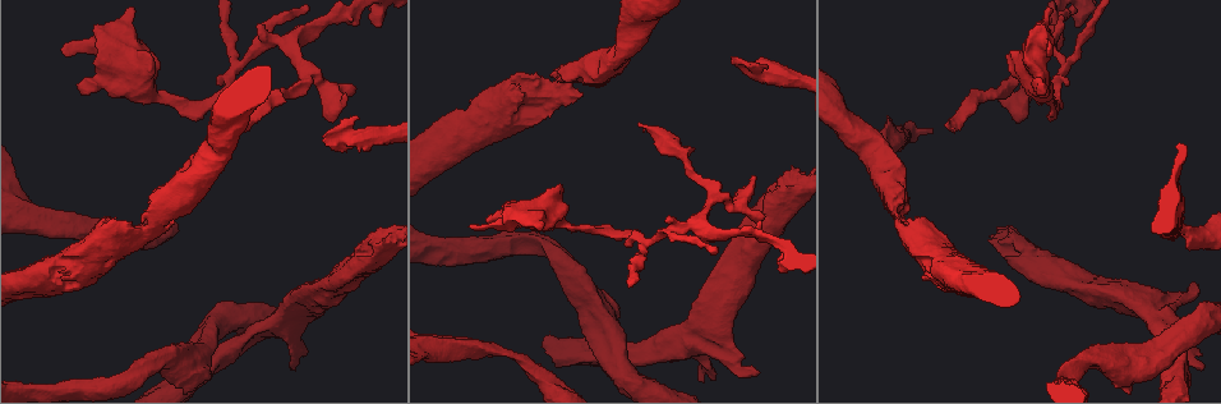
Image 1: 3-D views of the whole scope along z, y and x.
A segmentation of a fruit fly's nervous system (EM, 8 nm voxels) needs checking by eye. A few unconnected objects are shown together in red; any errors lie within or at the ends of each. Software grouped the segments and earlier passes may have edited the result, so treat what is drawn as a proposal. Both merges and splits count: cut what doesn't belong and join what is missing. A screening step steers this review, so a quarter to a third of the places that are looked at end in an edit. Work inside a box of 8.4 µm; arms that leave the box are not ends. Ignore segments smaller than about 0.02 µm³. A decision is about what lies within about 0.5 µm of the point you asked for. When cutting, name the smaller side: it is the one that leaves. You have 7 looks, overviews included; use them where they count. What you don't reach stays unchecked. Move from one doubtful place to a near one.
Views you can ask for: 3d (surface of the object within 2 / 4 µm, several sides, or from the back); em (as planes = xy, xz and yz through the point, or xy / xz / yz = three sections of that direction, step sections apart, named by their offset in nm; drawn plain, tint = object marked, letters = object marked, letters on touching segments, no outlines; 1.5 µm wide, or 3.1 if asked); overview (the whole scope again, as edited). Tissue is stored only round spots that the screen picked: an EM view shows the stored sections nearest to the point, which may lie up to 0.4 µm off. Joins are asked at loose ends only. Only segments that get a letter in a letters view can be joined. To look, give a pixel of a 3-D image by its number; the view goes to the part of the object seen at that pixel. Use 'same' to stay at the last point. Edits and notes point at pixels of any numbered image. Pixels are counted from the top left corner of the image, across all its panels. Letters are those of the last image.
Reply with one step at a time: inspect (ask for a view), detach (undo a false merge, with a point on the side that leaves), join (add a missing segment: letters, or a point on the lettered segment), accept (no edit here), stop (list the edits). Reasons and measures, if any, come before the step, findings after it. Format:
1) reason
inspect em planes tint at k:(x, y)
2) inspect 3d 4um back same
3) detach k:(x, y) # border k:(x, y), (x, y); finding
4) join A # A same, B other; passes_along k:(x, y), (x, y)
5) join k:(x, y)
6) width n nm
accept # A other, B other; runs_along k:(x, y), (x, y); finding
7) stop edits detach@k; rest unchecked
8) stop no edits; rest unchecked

an open end
inspect em xy step 8 letters at 1:(289, 365)

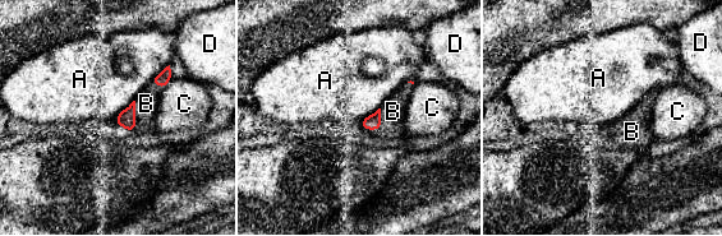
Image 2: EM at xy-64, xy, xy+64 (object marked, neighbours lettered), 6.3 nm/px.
join B # A other, B same, C other, D other; passes_along 2:(373, 121), (380, 125), (392, 111); it goes on there

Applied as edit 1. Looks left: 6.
branch stops here
inspect em planes letters at 1:(1193, 284)

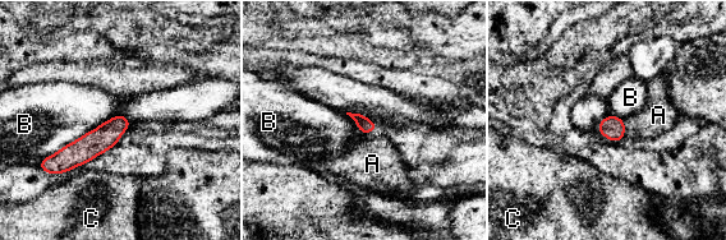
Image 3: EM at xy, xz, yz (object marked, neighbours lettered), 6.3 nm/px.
join A # A same, B other, C other; passes_along 3:(614, 128), (624, 128), (658, 115); the cell continues

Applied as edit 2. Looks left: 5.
redraw
inspect overview

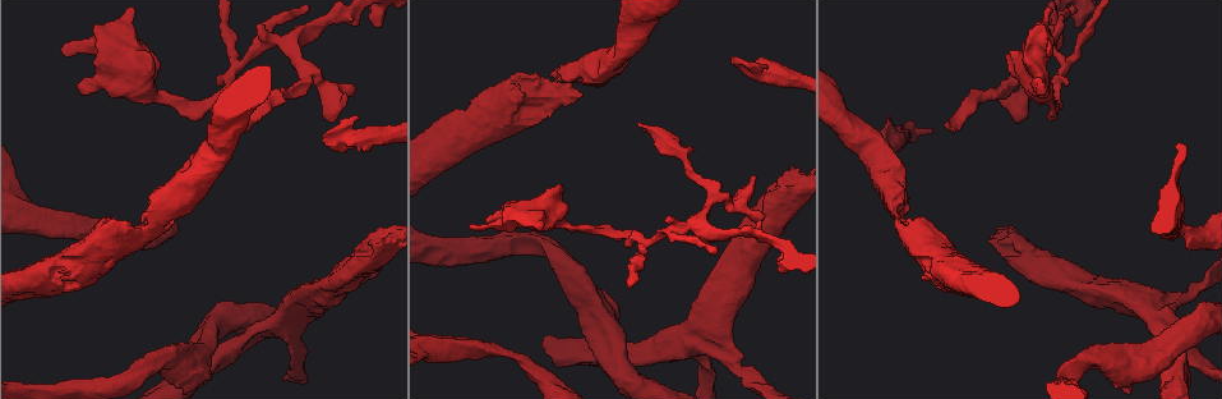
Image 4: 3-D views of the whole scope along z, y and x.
an open end
inspect em xz step 8 tint at 4:(762, 220)

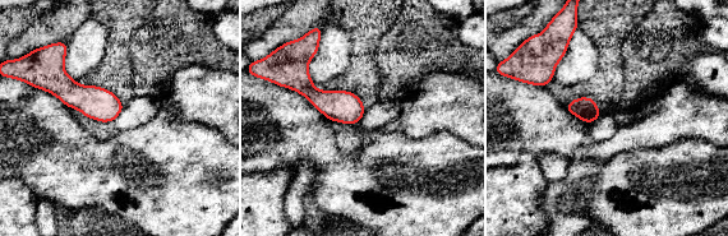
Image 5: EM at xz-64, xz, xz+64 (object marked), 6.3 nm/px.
inspect em planes letters same

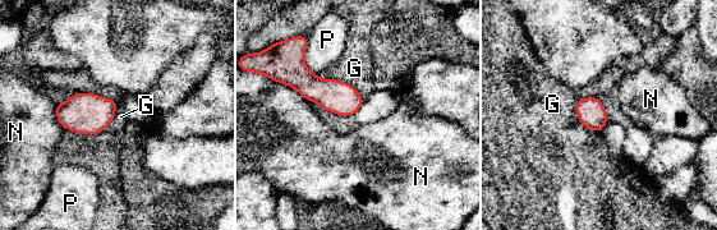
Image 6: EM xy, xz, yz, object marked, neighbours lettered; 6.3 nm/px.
accept # G other, N other, P other; border 6:(317, 76), (341, 79), (363, 99); none of them fits

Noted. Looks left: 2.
stop edits join@2, join@3; rest unchecked

